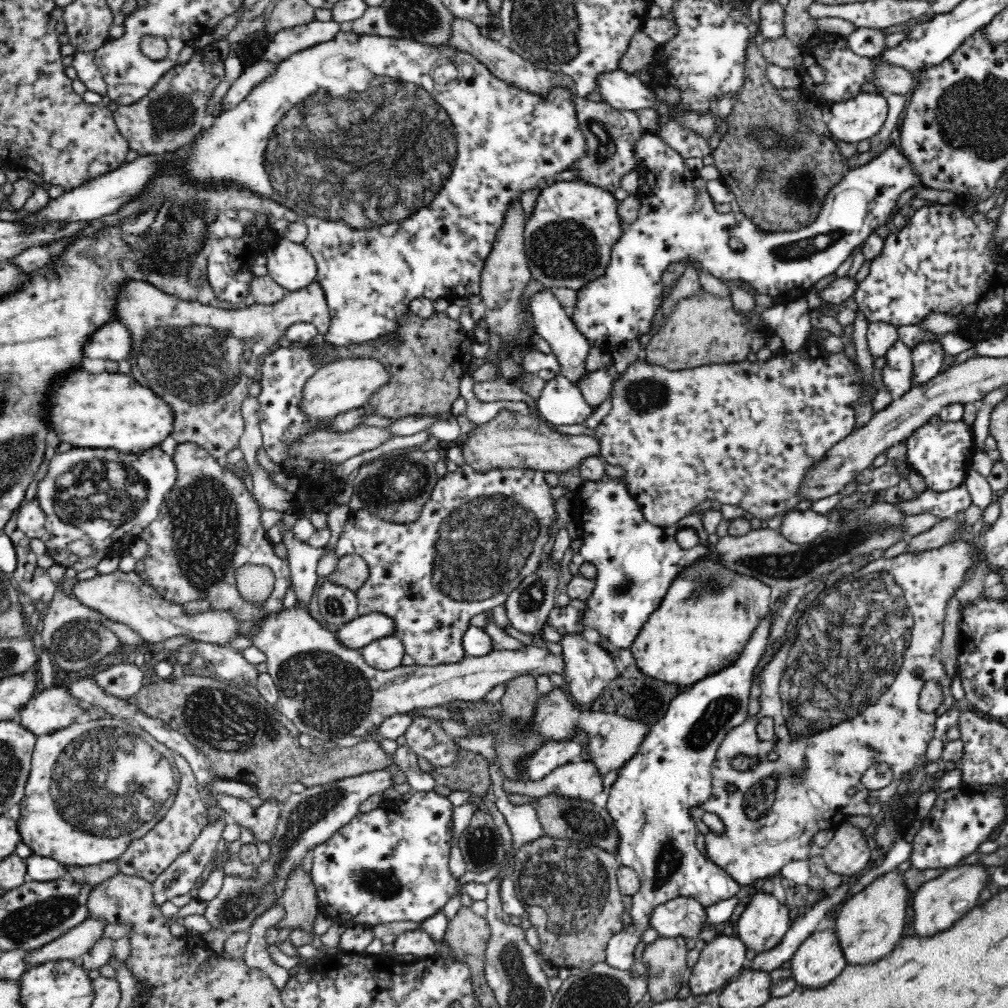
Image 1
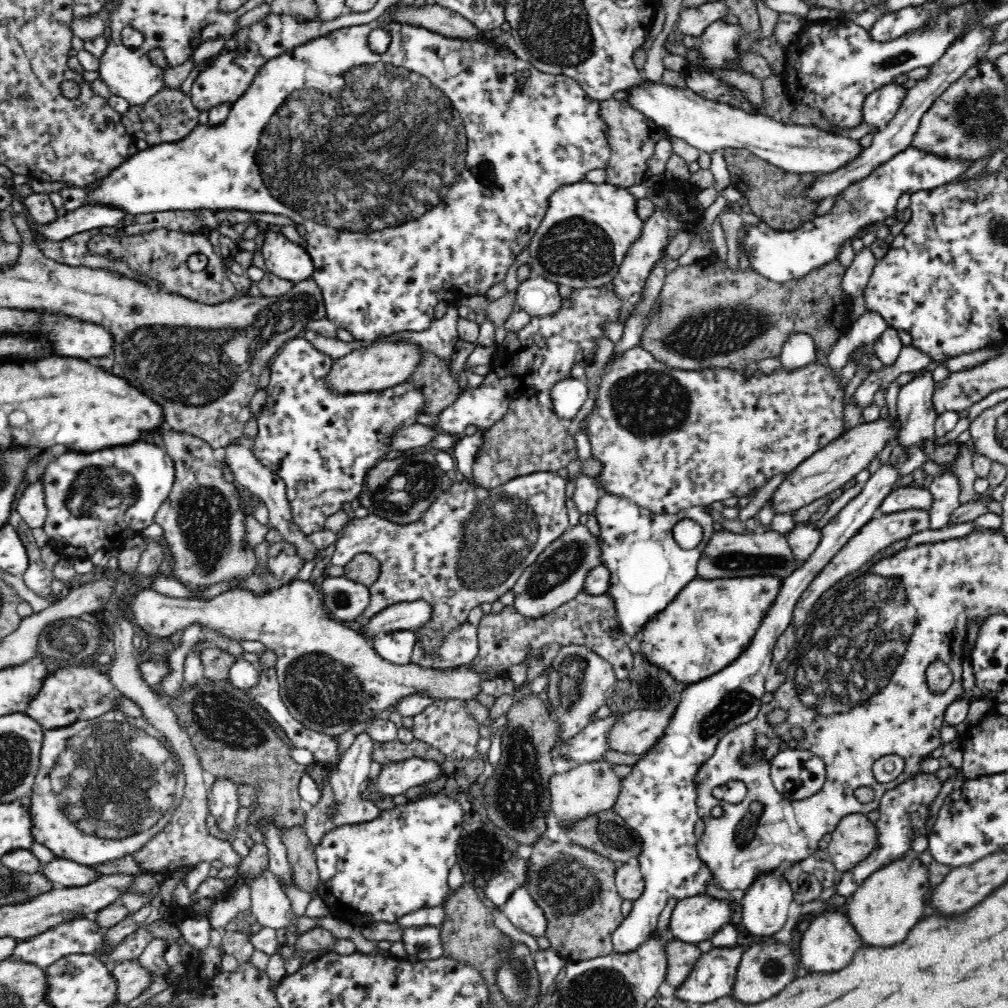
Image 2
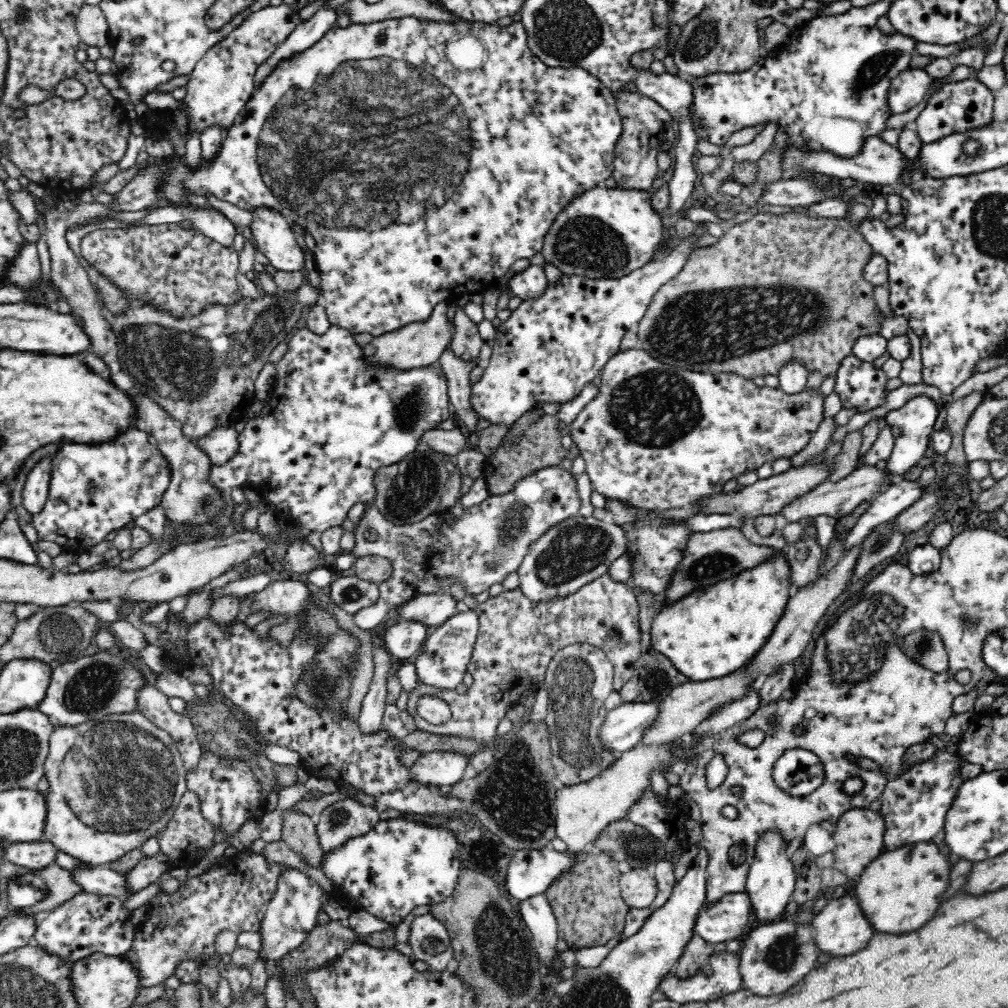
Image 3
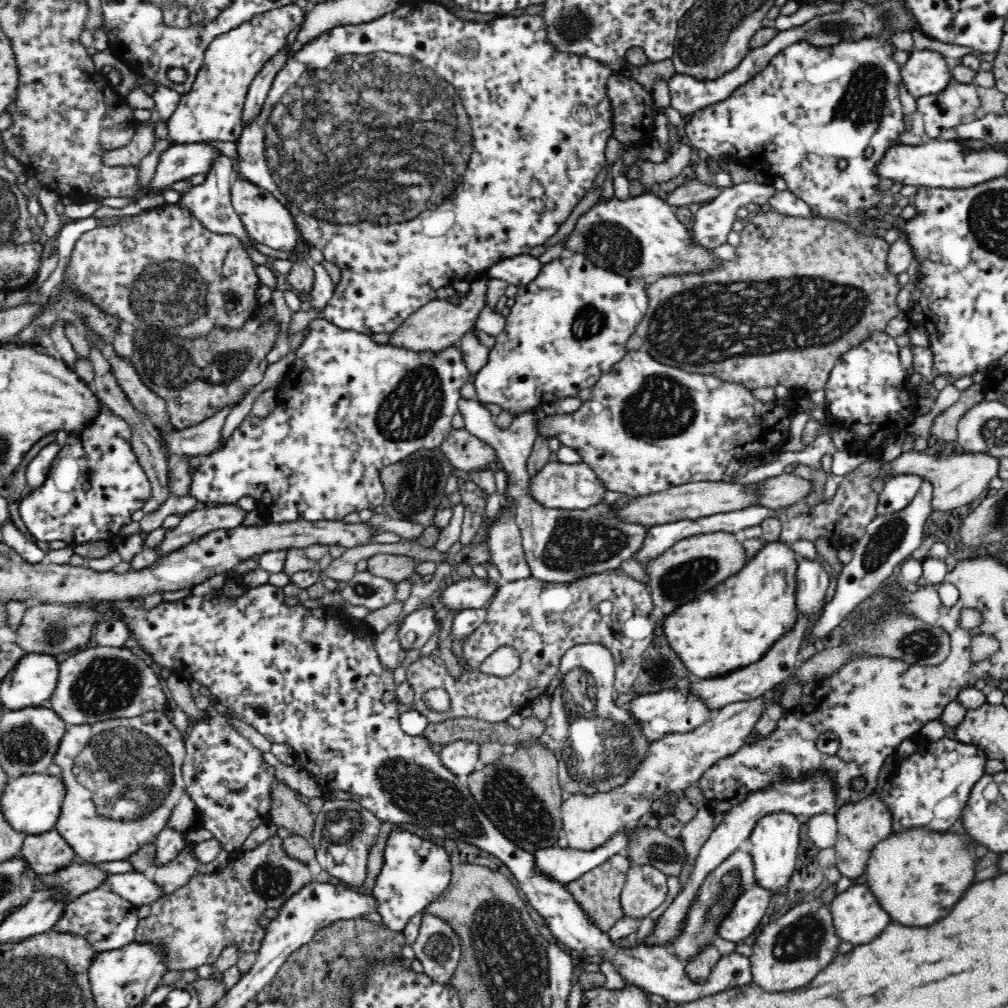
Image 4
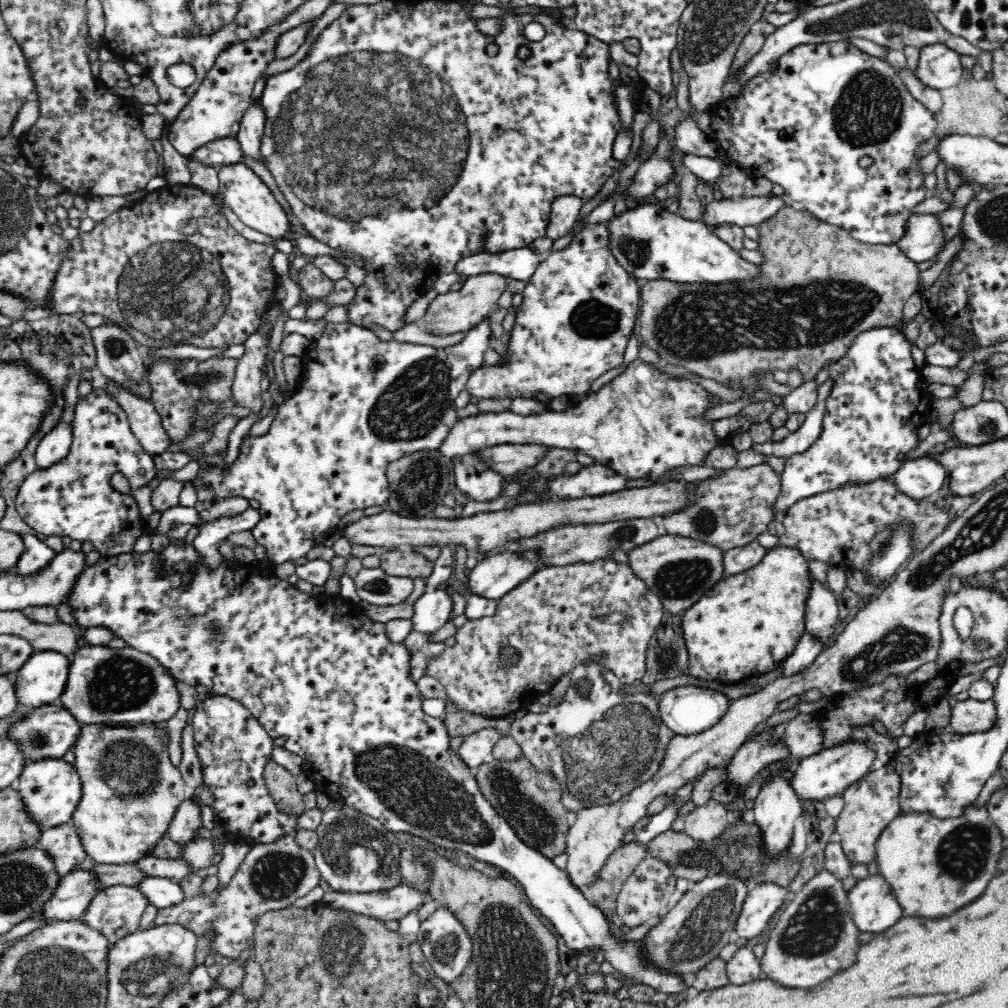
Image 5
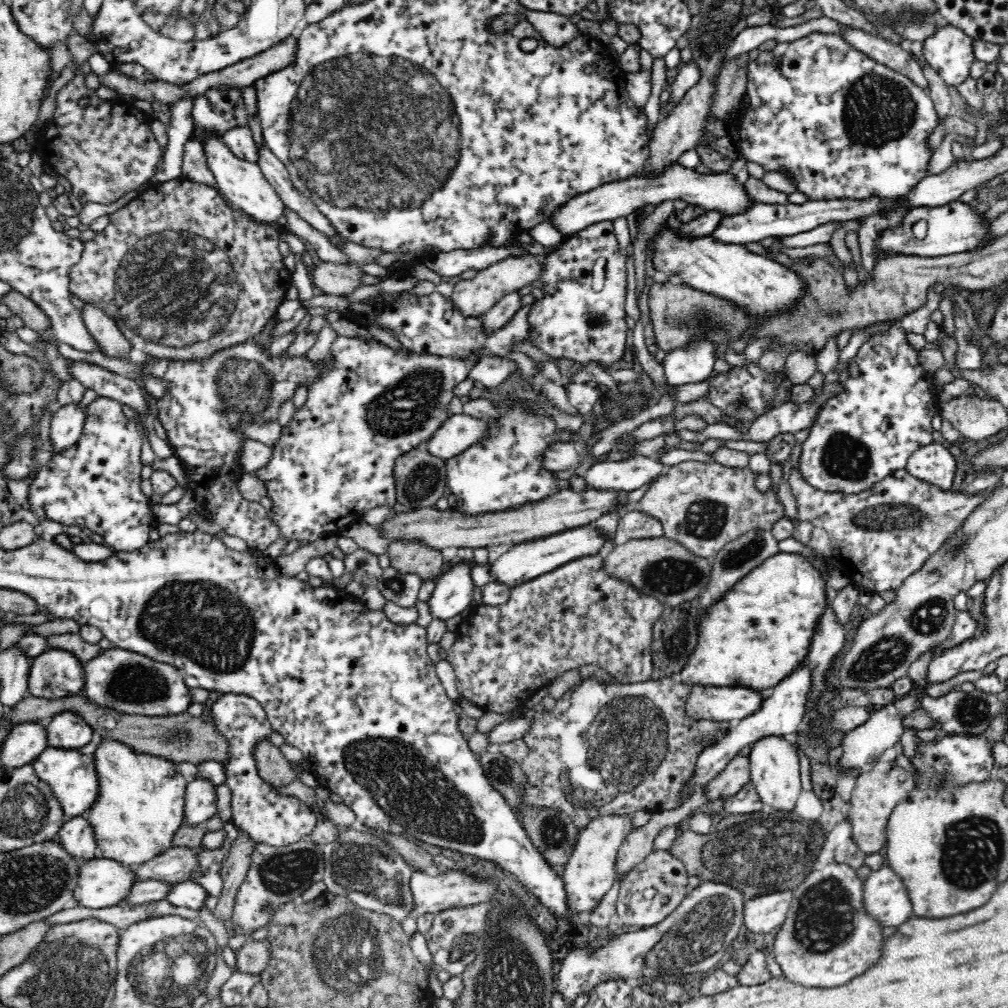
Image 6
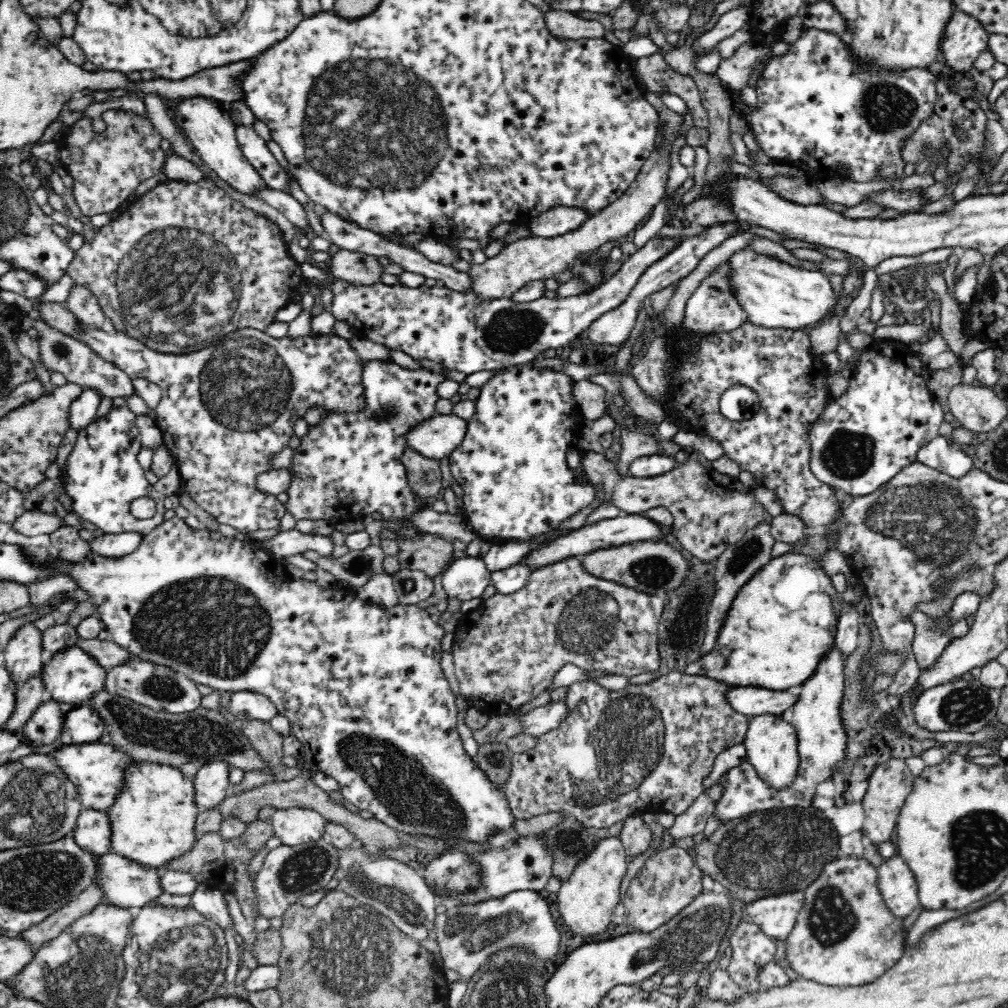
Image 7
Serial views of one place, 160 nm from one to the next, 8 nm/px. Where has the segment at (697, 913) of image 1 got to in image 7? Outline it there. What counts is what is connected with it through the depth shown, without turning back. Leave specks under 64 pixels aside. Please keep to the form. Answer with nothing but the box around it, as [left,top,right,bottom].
[745,891,804,940]

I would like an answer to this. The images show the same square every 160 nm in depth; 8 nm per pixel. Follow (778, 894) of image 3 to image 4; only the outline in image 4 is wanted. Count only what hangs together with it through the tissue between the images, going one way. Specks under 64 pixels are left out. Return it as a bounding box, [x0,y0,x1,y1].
[750,812,801,894]

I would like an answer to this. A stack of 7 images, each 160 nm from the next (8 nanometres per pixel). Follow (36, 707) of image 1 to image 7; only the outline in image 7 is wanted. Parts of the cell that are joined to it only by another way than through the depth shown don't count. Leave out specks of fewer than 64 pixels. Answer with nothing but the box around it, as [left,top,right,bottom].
[104,656,201,714]

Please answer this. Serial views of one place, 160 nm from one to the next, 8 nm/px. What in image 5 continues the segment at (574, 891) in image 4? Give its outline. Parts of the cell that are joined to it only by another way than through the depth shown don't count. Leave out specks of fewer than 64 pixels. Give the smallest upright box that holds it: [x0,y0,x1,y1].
[581,845,646,918]

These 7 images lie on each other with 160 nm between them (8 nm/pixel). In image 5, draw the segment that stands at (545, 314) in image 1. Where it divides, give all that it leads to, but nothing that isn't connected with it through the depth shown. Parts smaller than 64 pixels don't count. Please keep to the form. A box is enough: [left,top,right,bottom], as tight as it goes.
[455,247,542,282]

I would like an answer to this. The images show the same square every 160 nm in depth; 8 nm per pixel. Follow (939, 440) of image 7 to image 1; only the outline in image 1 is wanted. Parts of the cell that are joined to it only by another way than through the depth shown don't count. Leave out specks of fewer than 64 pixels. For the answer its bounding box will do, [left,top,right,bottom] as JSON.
[899,486,973,520]

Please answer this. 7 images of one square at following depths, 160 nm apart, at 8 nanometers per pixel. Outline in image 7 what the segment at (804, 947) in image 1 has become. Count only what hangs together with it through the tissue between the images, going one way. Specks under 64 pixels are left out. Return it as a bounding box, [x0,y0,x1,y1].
[877,854,919,919]

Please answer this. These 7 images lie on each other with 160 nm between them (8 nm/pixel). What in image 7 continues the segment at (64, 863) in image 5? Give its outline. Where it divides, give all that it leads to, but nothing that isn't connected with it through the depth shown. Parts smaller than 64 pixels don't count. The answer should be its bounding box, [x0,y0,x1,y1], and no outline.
[71,809,110,856]

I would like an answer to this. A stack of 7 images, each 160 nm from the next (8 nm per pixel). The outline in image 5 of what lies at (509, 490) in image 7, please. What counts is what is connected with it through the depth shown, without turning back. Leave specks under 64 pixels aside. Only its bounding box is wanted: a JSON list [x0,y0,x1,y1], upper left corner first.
[453,455,506,501]

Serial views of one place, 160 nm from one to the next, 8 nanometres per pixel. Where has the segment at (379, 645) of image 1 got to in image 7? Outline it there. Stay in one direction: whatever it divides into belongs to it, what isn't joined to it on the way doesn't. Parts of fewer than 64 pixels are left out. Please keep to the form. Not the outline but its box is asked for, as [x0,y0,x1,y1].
[441,555,490,604]

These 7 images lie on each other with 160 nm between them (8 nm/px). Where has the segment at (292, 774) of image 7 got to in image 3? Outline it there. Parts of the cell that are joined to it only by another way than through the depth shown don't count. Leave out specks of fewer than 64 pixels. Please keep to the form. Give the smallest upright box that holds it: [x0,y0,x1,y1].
[281,808,323,868]

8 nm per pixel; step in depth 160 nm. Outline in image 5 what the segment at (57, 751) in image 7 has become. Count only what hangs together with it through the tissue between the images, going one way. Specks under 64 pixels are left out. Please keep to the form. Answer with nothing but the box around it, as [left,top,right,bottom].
[15,759,82,829]

